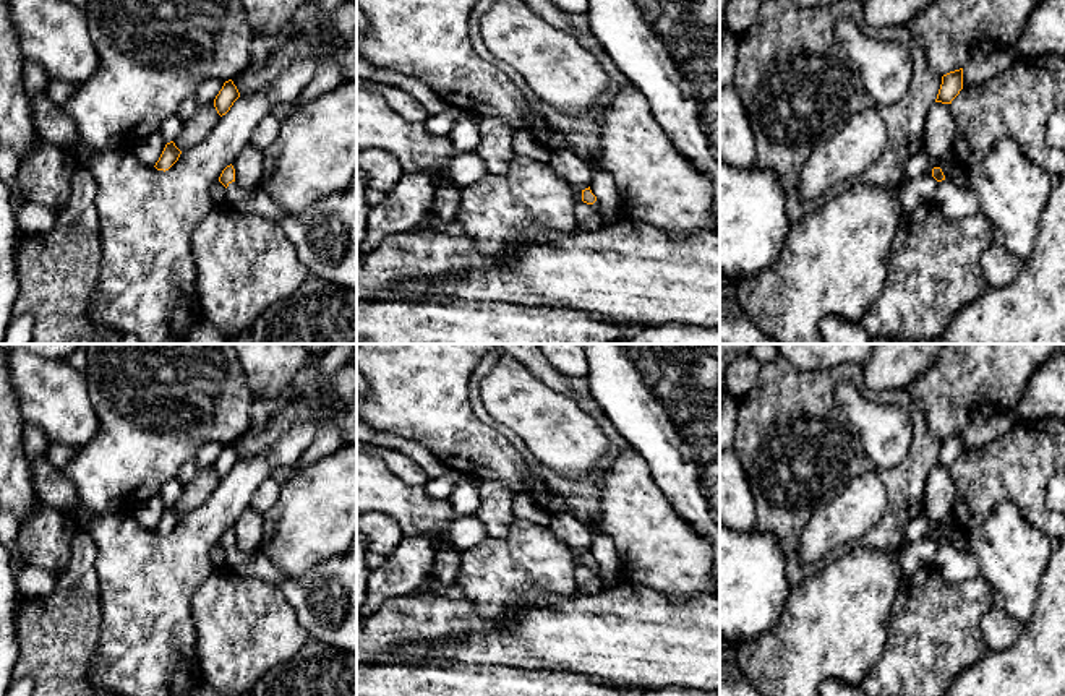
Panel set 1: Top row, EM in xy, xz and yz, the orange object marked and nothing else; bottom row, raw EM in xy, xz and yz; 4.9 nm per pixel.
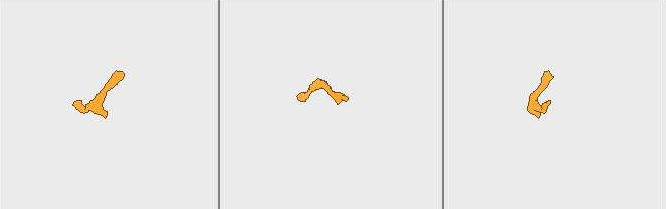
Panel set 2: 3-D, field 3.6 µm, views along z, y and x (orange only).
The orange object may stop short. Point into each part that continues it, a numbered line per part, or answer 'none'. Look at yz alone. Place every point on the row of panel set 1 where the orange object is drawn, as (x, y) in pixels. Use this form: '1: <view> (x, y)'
1: yz (955, 203)

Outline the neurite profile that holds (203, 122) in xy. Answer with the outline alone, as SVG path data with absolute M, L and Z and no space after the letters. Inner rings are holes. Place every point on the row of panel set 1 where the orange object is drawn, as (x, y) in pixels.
M214 101L198 105L195 115L183 122L180 133L173 140L175 146L185 154L209 136L219 118Z

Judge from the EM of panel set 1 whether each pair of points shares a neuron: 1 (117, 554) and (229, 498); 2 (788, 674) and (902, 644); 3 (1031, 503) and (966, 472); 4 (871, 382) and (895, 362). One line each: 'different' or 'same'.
1: same
2: different
3: same
4: same

